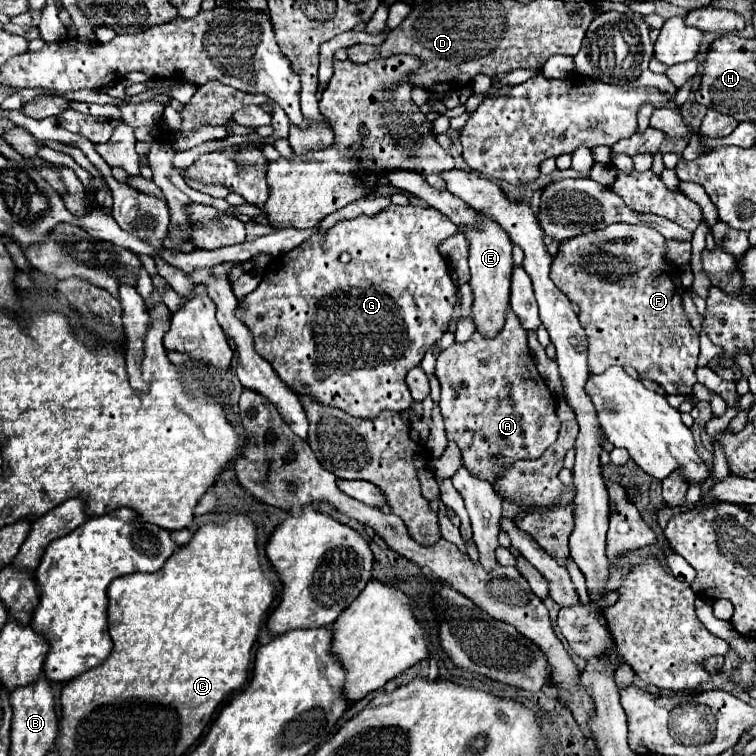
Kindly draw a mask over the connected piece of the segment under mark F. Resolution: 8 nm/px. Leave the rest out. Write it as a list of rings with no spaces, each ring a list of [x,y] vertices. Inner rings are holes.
[[[616,223],[600,231],[572,237],[560,243],[552,259],[550,277],[554,285],[580,307],[578,319],[588,337],[588,367],[592,373],[600,373],[610,365],[630,365],[642,379],[658,381],[668,395],[684,395],[696,405],[692,385],[696,383],[698,333],[684,311],[682,295],[686,289],[682,287],[680,271],[666,259],[666,239],[662,233],[644,225]]]

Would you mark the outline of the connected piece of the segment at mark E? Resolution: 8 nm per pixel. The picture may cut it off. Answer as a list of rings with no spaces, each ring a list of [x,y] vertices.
[[[476,211],[476,223],[470,227],[470,225],[458,225],[458,231],[466,235],[468,243],[470,243],[470,257],[468,257],[468,263],[470,263],[470,287],[472,287],[472,293],[474,293],[474,323],[476,323],[476,329],[482,331],[484,335],[494,335],[502,325],[504,325],[504,315],[506,315],[506,307],[508,307],[508,275],[512,273],[512,241],[508,237],[508,233],[490,217],[486,215],[484,211]]]

